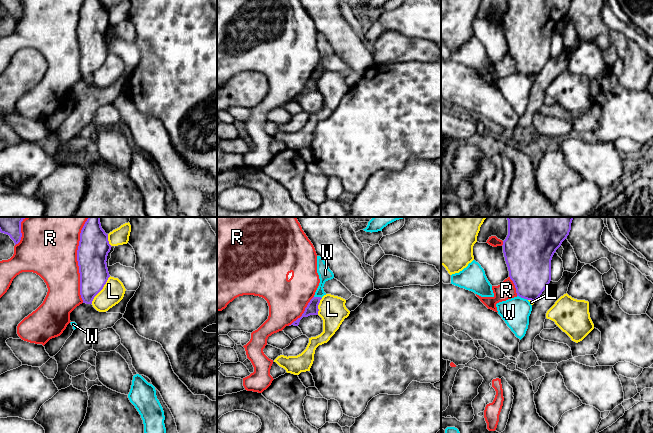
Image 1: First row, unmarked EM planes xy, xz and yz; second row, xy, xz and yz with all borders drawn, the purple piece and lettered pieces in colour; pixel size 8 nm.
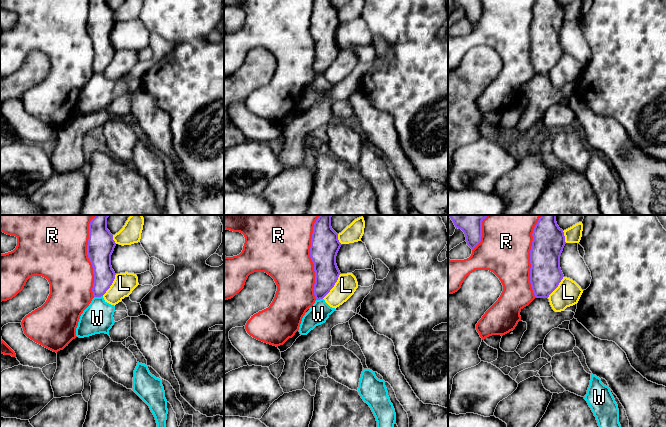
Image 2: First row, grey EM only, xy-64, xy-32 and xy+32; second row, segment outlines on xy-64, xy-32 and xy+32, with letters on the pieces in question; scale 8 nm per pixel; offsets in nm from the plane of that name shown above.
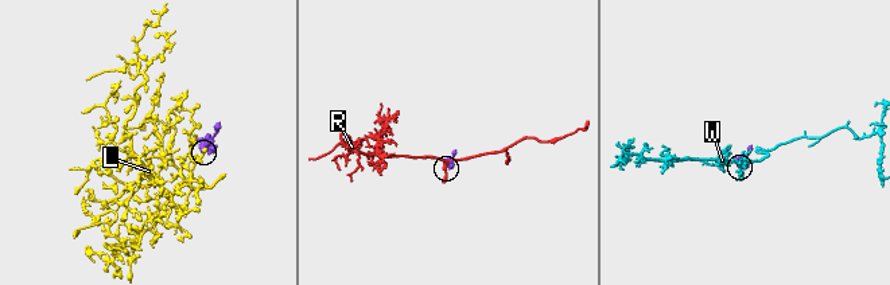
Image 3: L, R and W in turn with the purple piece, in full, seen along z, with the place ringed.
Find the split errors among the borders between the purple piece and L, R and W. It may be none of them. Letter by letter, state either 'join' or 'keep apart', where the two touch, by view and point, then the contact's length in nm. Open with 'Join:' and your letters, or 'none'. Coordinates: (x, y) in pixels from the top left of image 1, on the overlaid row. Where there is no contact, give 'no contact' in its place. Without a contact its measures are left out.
Join: none
L: keep apart; meets purple in xy at (101, 289); contact 280 nm long
R: keep apart; meets purple in xy at (77, 260); contact 700 nm long
W: keep apart; meets purple in yz at (522, 297); contact 100 nm long

